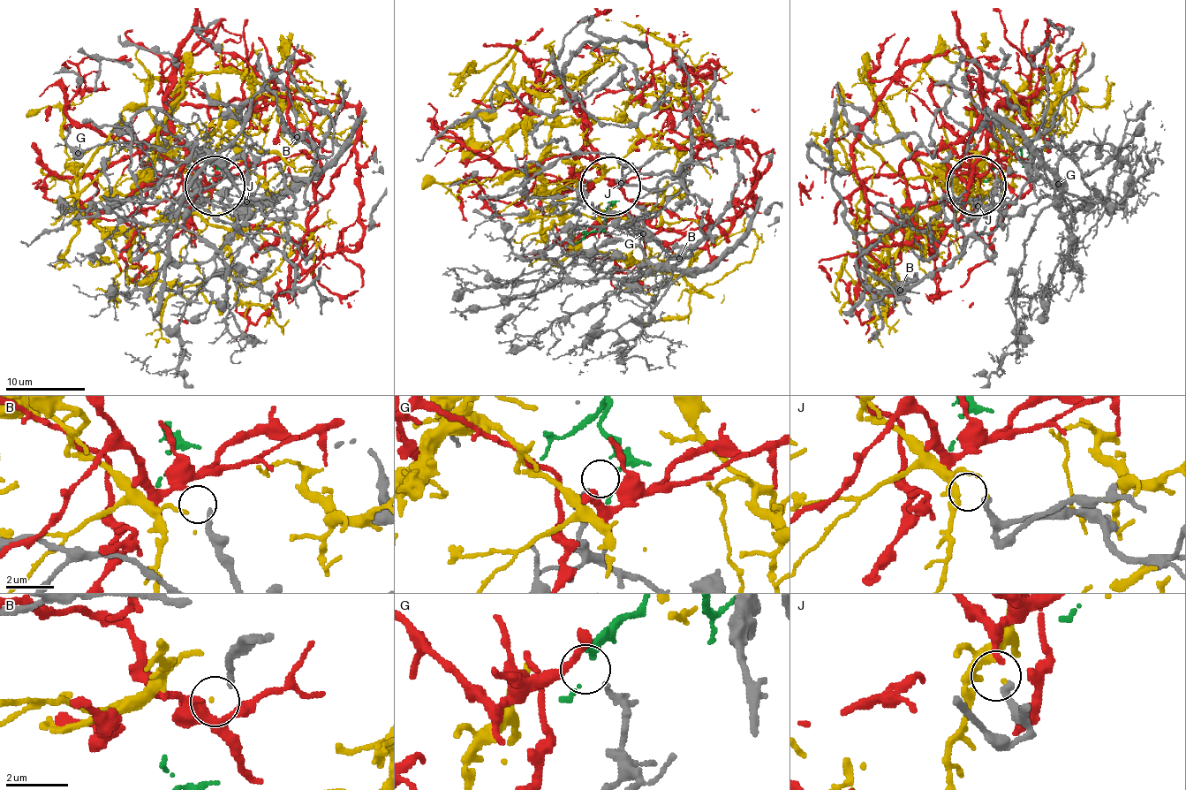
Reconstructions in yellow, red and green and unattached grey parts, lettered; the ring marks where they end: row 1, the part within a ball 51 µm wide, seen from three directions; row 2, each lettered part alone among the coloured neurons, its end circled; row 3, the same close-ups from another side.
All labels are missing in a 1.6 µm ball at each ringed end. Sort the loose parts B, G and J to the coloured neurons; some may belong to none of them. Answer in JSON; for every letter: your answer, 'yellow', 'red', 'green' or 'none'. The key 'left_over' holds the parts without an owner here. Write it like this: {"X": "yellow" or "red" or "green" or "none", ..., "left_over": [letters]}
{"B": "none", "G": "none", "J": "red", "left_over": ["B", "G"]}

